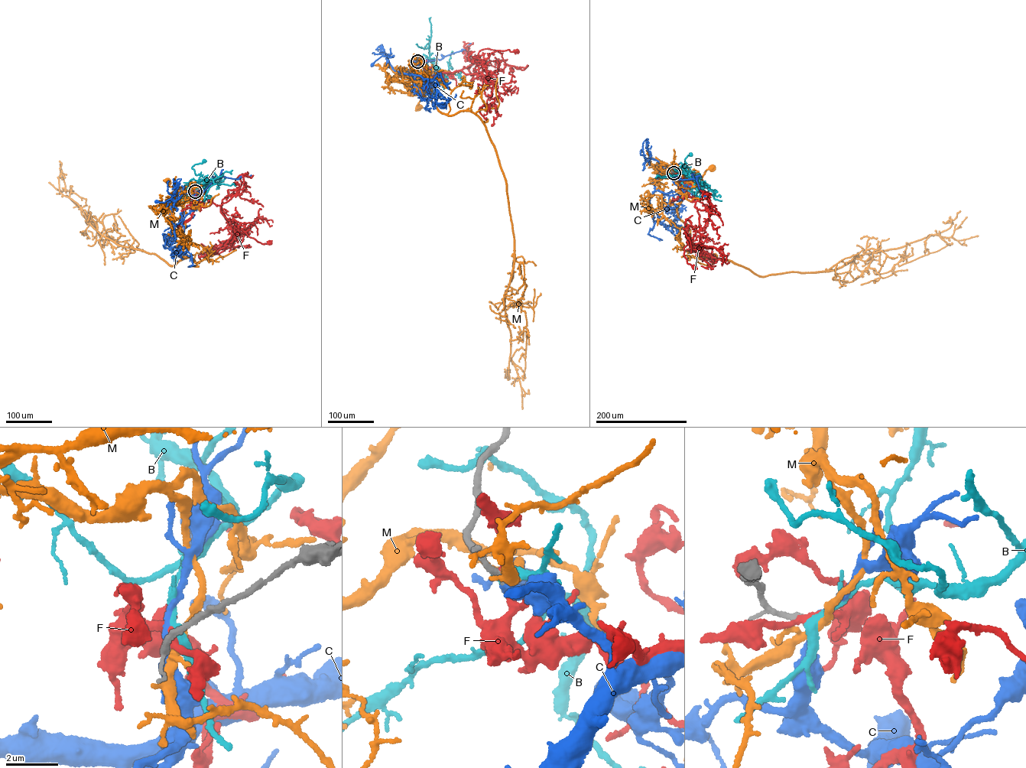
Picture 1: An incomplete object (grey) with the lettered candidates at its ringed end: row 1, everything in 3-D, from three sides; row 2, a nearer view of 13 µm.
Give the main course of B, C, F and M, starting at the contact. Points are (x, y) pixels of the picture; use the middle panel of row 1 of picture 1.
B: (417, 61), (420, 66), (425, 60), (414, 63), (412, 66), (418, 56)
C: (417, 61), (417, 66), (400, 75), (384, 56), (372, 64)
F: (417, 61), (434, 76), (460, 70), (472, 74), (478, 73), (491, 53), (517, 50)
M: (417, 61), (413, 63), (416, 73), (423, 86), (430, 89), (418, 103), (419, 106)

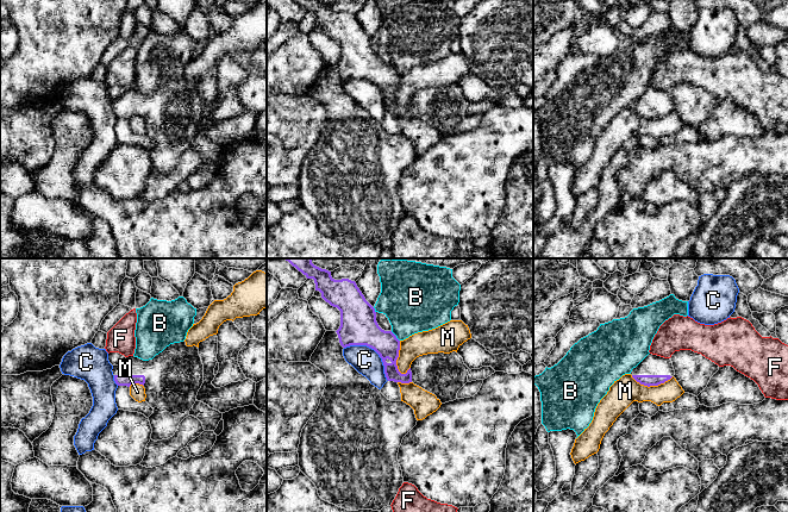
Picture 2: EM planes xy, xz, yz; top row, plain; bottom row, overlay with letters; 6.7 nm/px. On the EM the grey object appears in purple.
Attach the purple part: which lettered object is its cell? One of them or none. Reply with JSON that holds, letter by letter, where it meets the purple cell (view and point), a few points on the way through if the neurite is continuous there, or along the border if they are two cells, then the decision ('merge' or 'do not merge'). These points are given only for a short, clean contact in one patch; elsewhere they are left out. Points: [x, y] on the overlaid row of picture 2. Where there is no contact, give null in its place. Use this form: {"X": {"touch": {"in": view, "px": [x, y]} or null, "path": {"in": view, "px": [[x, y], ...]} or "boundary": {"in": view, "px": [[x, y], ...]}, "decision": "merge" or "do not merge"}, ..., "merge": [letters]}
{"B": {"touch": {"in": "xz", "px": [395, 336]}, "boundary": {"in": "xz", "px": [[391, 331], [399, 341]]}, "decision": "do not merge"}, "C": {"touch": {"in": "xz", "px": [374, 349]}, "decision": "do not merge"}, "F": {"touch": null, "decision": "do not merge"}, "M": {"touch": {"in": "xz", "px": [396, 358]}, "boundary": {"in": "xz", "px": [[399, 341], [396, 368], [405, 374]]}, "decision": "do not merge"}, "merge": []}

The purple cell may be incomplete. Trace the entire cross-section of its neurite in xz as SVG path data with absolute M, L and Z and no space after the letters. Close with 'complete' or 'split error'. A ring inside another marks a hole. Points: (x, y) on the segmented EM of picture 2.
M283 258L283 260L288 261L307 279L313 279L315 283L315 291L319 291L321 293L321 298L331 306L337 307L340 311L340 326L336 332L338 335L339 343L343 348L350 345L367 345L374 349L382 358L384 366L384 374L388 381L401 382L401 383L413 382L414 385L421 387L423 389L434 394L437 399L440 400L442 404L454 401L457 399L458 391L467 382L469 382L468 375L470 369L464 364L463 358L456 351L452 351L450 354L438 352L438 354L427 354L419 356L412 362L411 368L407 370L407 373L401 374L396 366L396 360L399 357L399 350L400 350L400 341L392 331L384 331L379 326L376 321L375 308L365 300L364 295L359 291L355 281L351 281L349 279L334 280L331 276L331 271L314 266L312 263L312 258Z | split error

